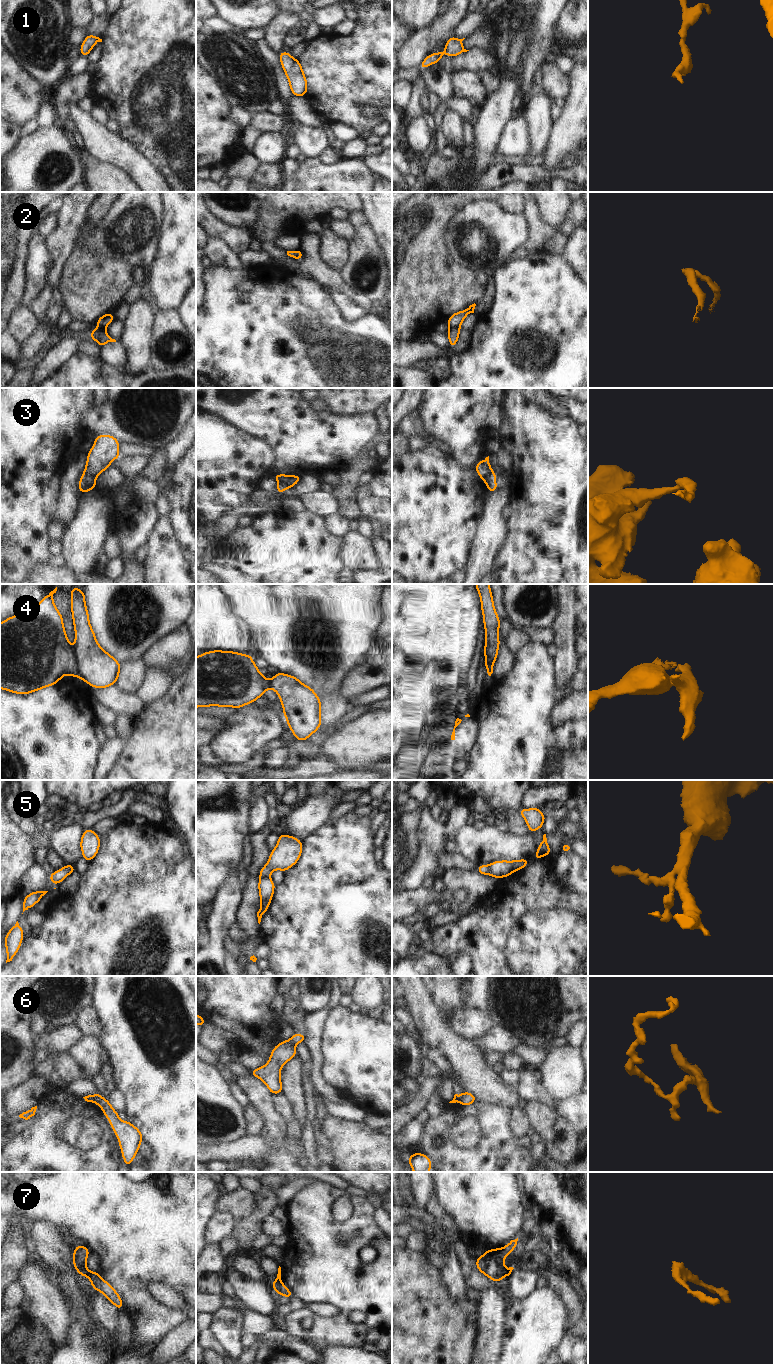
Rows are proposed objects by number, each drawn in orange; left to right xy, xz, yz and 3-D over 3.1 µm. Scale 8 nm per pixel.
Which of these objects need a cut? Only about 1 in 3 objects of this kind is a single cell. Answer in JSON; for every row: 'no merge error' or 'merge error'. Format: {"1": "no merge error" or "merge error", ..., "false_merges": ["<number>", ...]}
{"1": "no merge error", "2": "merge error", "3": "merge error", "4": "merge error", "5": "merge error", "6": "merge error", "7": "no merge error", "false_merges": ["2", "3", "4", "5", "6"]}

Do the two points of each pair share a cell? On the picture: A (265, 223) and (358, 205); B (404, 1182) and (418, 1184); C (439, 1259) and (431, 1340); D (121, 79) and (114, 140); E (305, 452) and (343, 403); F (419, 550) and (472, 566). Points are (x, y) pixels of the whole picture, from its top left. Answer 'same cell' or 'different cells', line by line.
A: same cell
B: different cells
C: different cells
D: different cells
E: different cells
F: different cells

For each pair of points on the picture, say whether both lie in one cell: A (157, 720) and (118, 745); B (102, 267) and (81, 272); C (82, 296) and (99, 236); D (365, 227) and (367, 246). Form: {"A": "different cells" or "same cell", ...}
{"A": "different cells", "B": "same cell", "C": "different cells", "D": "same cell"}

